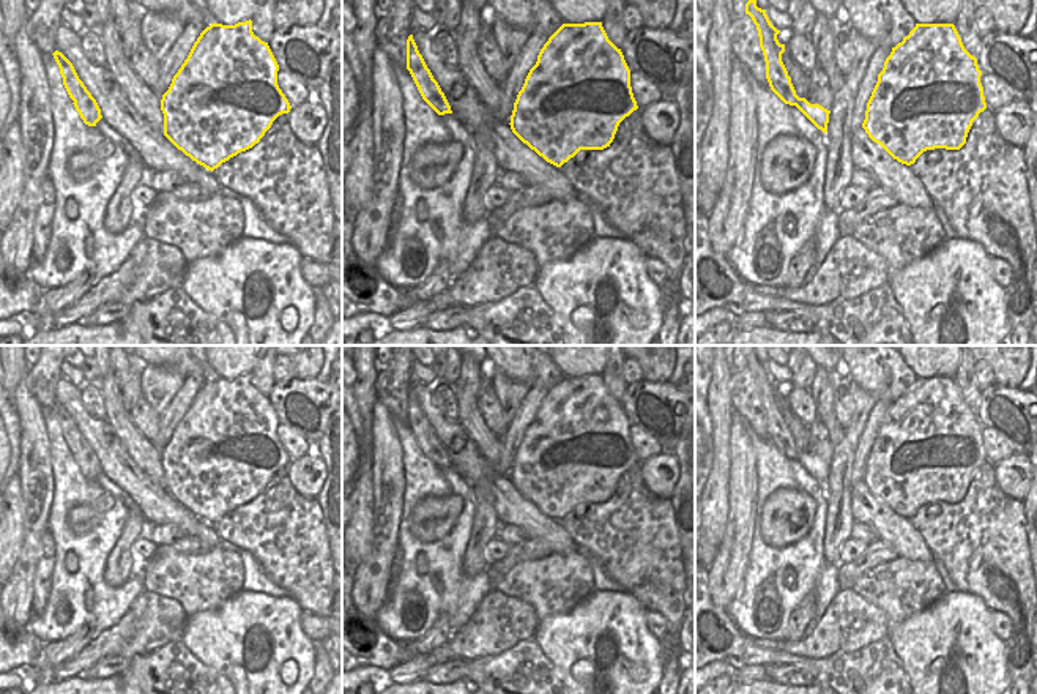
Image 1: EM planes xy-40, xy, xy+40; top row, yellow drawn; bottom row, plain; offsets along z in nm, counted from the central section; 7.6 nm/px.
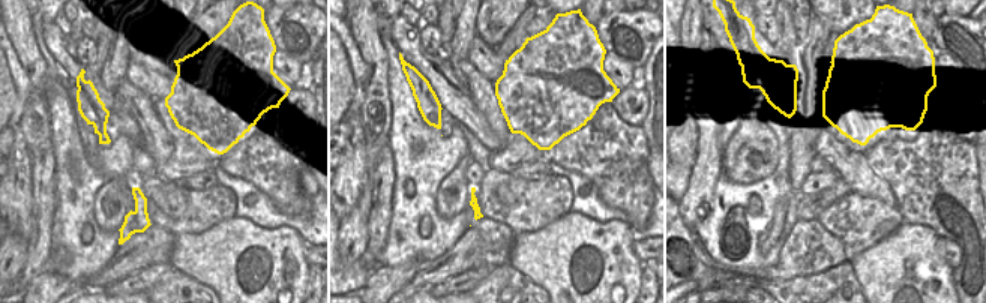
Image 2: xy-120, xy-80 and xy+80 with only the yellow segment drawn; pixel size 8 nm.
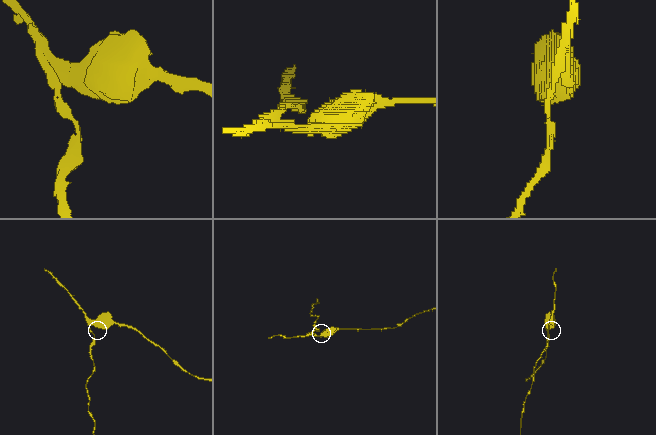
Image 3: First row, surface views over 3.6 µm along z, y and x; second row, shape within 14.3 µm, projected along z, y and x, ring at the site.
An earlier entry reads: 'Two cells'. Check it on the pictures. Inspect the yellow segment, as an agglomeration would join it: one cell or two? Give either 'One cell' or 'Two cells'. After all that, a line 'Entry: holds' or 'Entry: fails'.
Two cells.
Entry: holds

